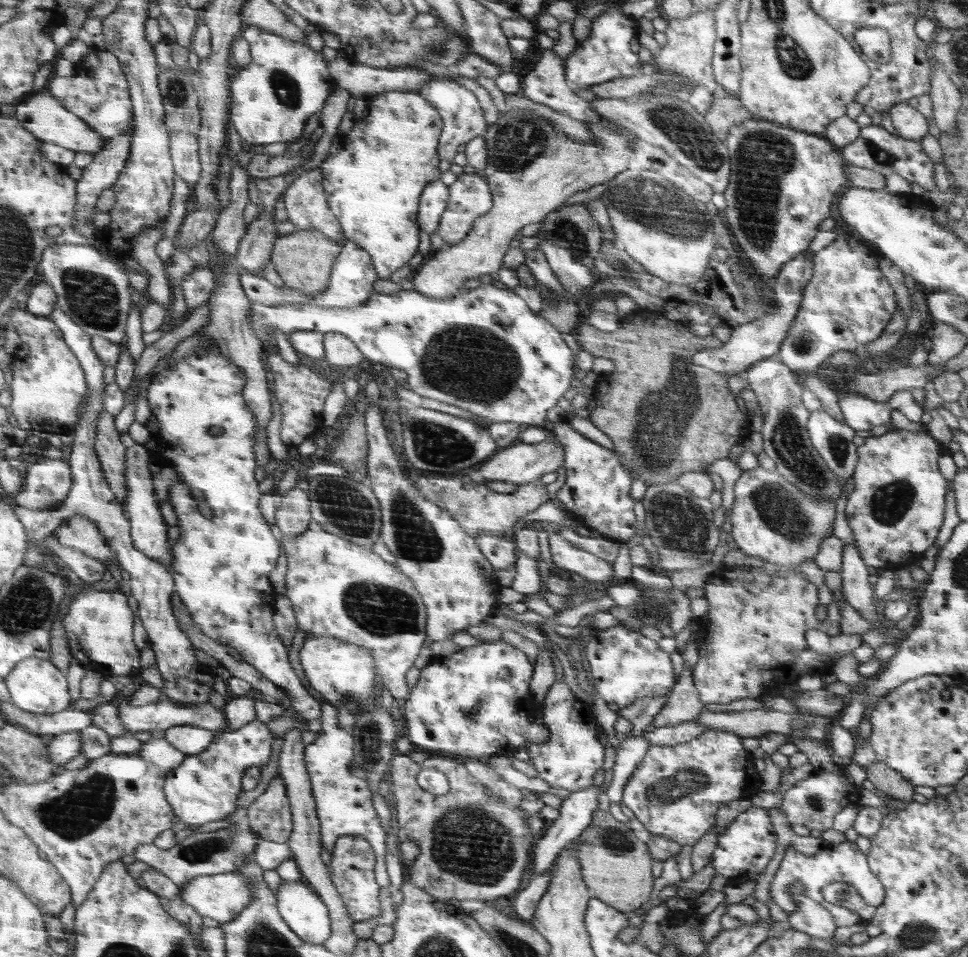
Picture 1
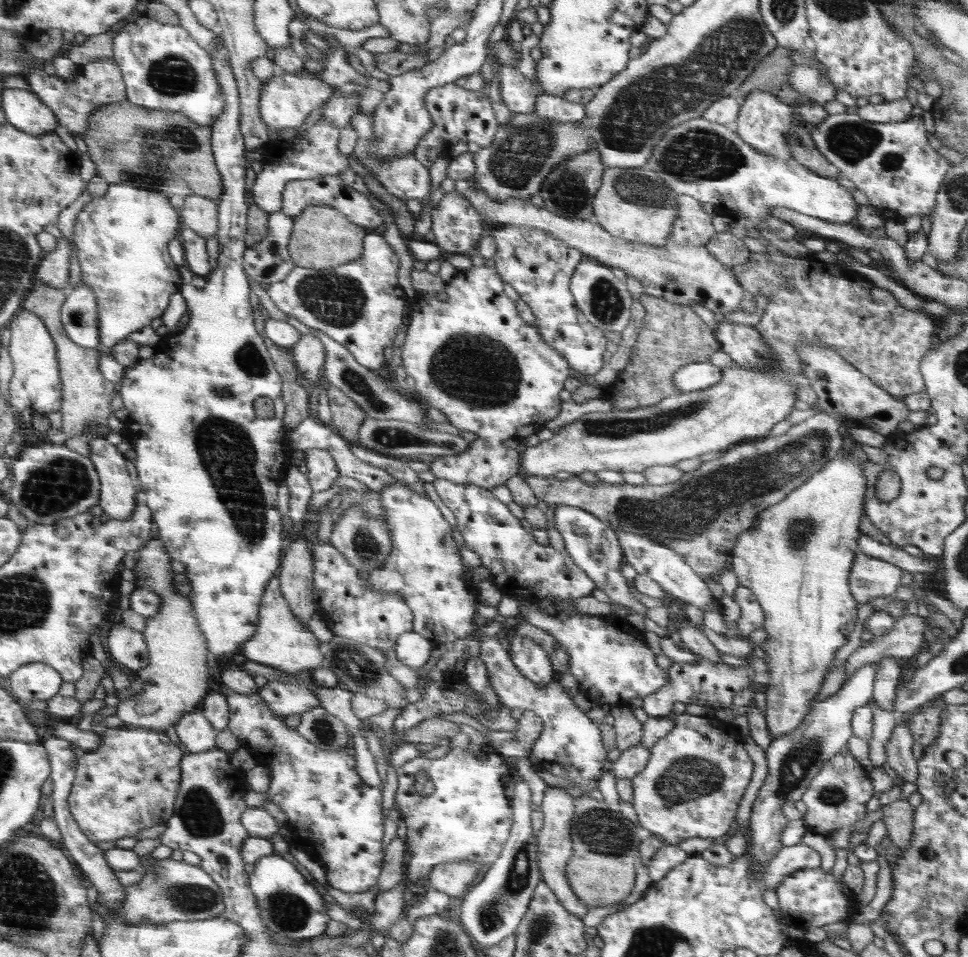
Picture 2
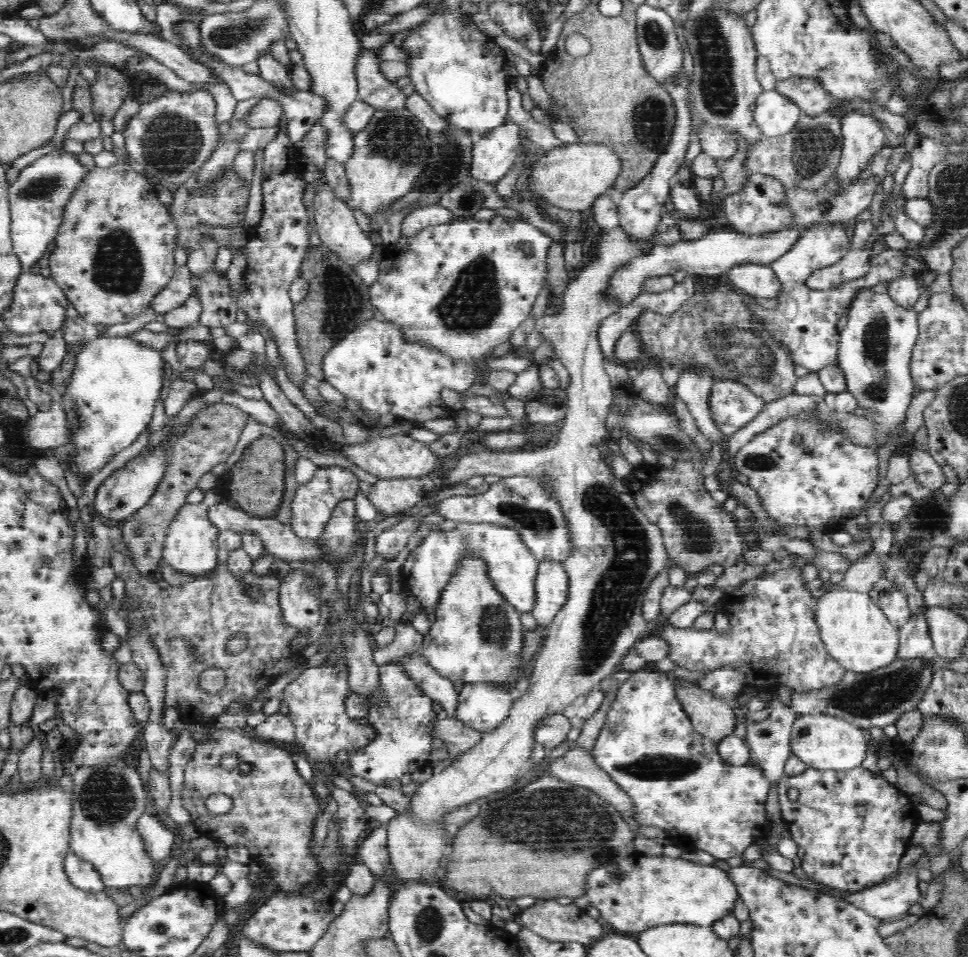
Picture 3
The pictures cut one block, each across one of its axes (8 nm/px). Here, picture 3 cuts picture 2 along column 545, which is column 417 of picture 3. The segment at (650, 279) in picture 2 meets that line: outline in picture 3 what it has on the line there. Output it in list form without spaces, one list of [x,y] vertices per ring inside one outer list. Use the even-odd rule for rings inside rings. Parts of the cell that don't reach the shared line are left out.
[[[430,204],[414,209],[409,213],[401,224],[403,238],[412,237],[419,230],[437,225],[438,223],[450,222],[455,216],[451,210],[439,204]]]

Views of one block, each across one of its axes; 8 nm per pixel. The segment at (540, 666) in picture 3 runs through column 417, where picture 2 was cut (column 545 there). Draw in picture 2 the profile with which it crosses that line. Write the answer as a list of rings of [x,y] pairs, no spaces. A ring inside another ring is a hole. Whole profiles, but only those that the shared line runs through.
[[[546,786],[542,805],[539,807],[544,815],[543,827],[538,832],[537,862],[541,873],[541,881],[548,884],[554,891],[565,910],[572,912],[578,919],[586,918],[587,914],[594,914],[594,908],[586,906],[572,891],[566,876],[566,864],[572,858],[573,844],[571,837],[571,820],[574,816],[574,798],[564,788]]]

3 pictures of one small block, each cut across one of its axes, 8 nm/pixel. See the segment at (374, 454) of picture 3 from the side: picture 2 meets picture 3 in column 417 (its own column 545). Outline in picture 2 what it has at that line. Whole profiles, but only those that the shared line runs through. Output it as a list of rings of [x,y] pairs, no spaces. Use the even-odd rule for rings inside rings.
[[[767,244],[767,253],[768,255],[750,252],[748,262],[733,267],[733,270],[747,294],[758,294],[769,299],[761,320],[754,328],[760,331],[770,345],[770,350],[774,352],[774,364],[770,370],[762,372],[735,364],[720,368],[720,382],[712,384],[708,389],[684,392],[666,398],[655,406],[585,414],[579,420],[560,428],[550,440],[541,441],[538,446],[525,450],[522,454],[524,476],[550,477],[558,472],[579,476],[585,472],[597,473],[604,470],[642,473],[645,469],[650,469],[650,466],[676,465],[682,460],[693,459],[713,450],[728,450],[743,440],[767,437],[778,422],[785,421],[788,414],[794,411],[797,376],[802,374],[802,341],[826,343],[898,400],[925,391],[920,361],[933,344],[938,329],[928,313],[913,313],[903,308],[892,293],[877,288],[872,282],[858,279],[856,272],[844,270],[840,265],[824,264],[815,256],[808,259],[794,258],[772,244]]]

